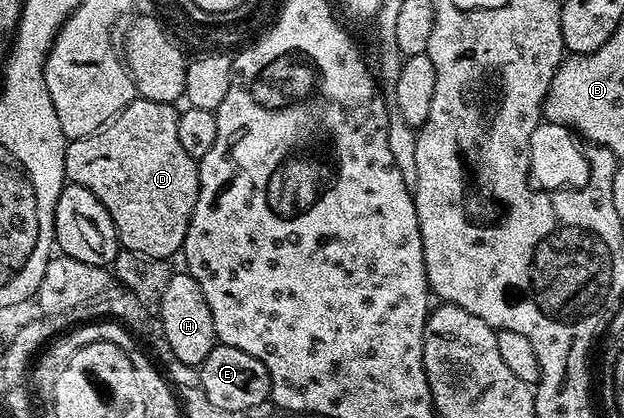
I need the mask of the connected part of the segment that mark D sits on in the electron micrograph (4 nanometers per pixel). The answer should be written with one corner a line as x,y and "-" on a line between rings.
137,97
107,126
94,131
89,137
72,139
67,144
63,170
66,182
89,189
89,193
93,193
93,197
105,205
122,250
149,253
149,257
166,260
182,252
199,196
199,164
189,157
189,153
185,153
181,145
177,134
178,120
176,104

